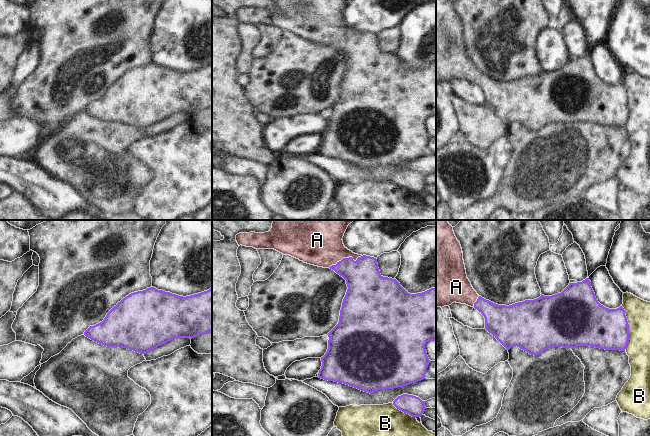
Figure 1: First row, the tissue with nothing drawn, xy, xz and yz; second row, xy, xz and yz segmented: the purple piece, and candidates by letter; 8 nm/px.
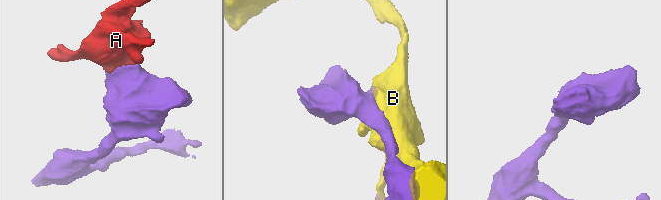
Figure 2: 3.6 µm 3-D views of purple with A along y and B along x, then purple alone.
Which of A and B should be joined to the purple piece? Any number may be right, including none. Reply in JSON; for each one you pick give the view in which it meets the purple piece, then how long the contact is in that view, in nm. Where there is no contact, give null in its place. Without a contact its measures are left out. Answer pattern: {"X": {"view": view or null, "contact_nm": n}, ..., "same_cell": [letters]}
{"A": {"view": "xz", "contact_nm": 280}, "same_cell": ["A"]}

